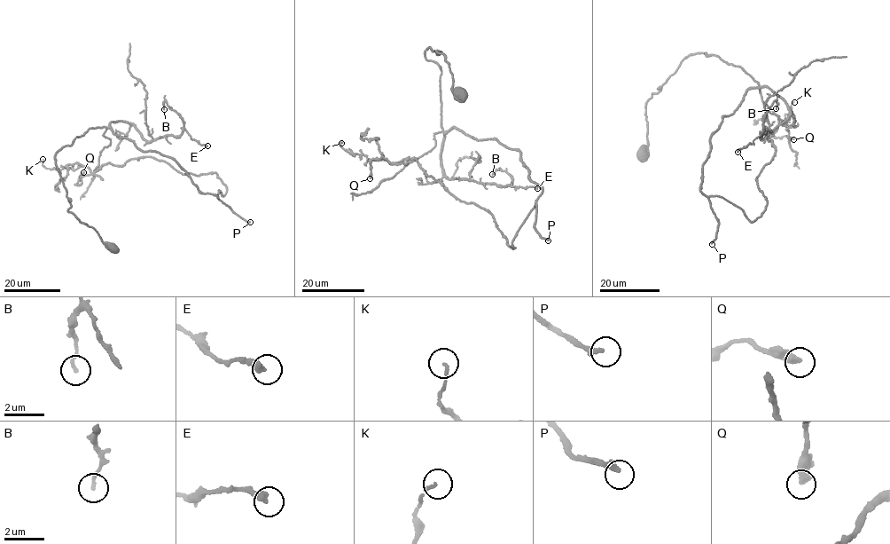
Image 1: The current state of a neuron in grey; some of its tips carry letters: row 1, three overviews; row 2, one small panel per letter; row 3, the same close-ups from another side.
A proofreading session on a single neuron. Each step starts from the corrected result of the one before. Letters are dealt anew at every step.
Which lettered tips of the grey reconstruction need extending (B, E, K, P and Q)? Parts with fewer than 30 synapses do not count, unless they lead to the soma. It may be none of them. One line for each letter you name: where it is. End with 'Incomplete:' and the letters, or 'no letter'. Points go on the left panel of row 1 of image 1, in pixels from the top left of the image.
P: place (250, 222)
Incomplete: P

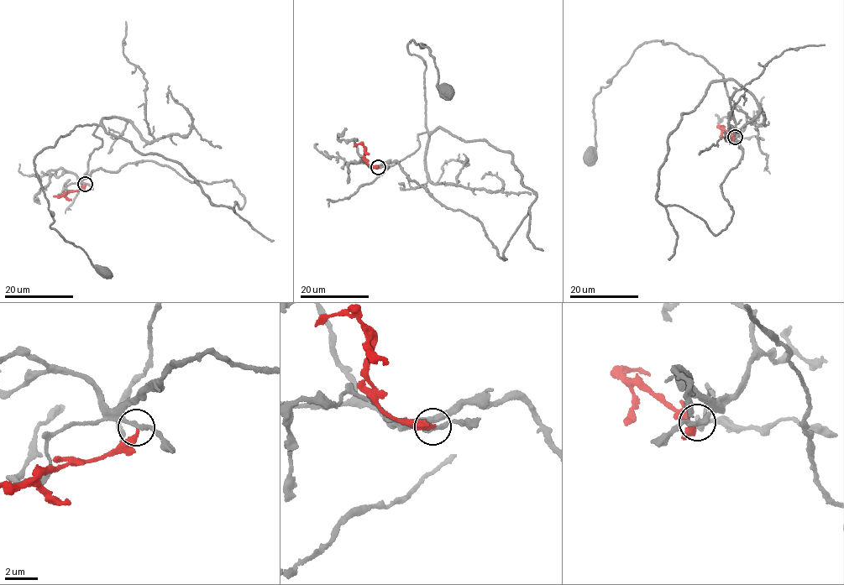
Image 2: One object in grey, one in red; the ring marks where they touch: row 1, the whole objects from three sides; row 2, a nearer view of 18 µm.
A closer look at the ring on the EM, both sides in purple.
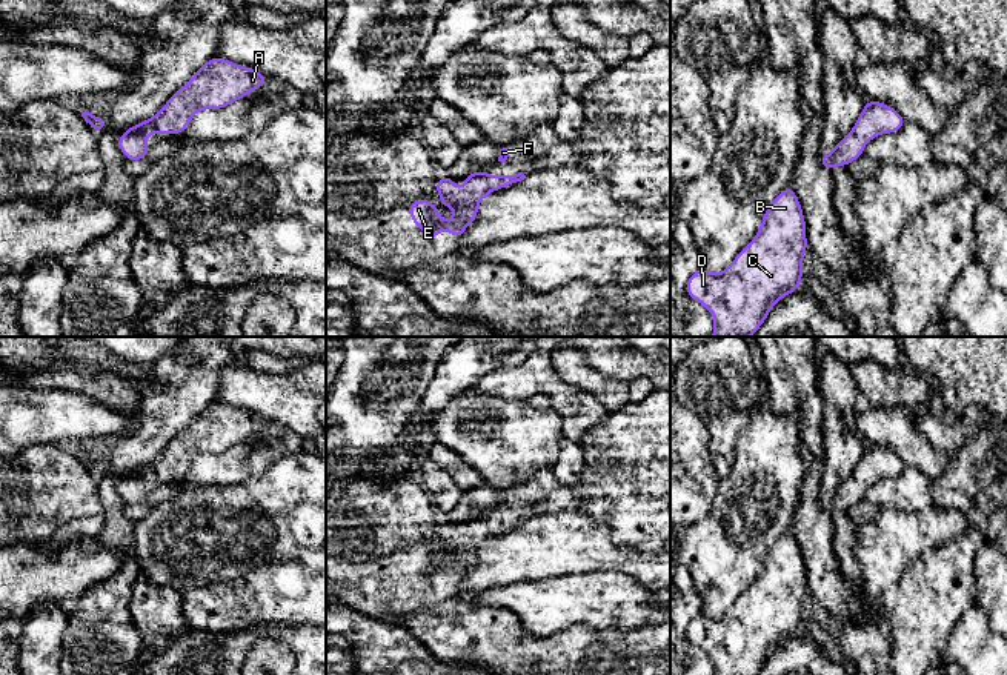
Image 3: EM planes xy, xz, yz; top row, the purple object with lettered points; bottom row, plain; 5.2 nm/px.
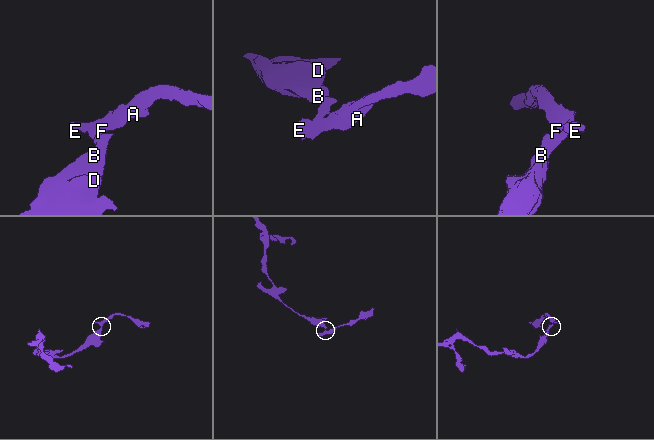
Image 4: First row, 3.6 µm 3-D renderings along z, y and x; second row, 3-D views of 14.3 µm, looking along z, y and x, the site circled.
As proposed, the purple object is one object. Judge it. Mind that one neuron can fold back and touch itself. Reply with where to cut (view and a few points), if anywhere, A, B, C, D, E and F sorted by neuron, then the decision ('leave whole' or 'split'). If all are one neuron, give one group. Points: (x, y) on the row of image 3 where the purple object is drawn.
no cut | A B C D E F | leave whole

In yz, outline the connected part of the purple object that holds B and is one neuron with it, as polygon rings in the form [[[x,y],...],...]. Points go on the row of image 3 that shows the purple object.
[[[789,185],[764,211],[756,237],[721,274],[698,268],[686,283],[690,298],[706,306],[715,320],[710,337],[749,337],[758,334],[772,308],[795,292],[803,278],[803,257],[807,251],[806,218],[799,200]]]

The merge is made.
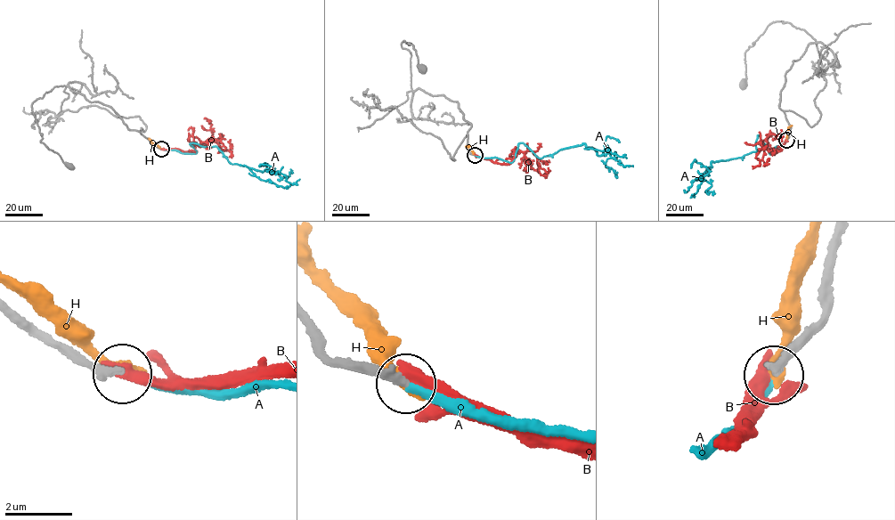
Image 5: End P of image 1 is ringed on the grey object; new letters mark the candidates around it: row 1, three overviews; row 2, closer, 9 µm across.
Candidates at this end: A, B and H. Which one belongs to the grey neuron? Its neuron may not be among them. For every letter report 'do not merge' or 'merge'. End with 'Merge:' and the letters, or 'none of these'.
A: merge
B: do not merge
H: do not merge
Merge: A

